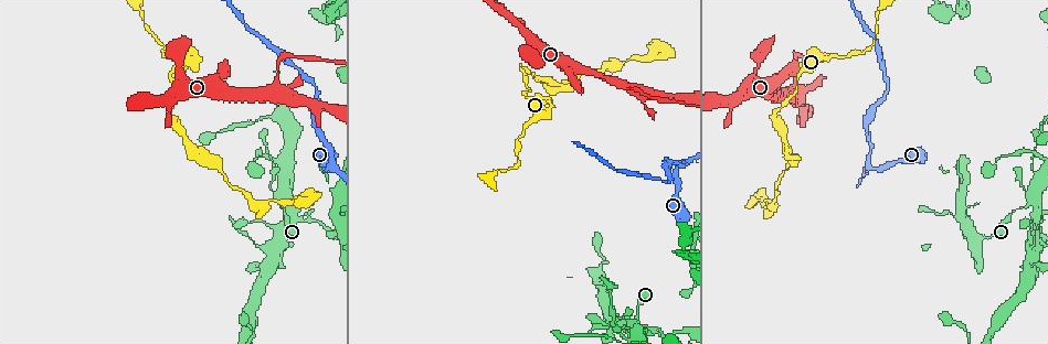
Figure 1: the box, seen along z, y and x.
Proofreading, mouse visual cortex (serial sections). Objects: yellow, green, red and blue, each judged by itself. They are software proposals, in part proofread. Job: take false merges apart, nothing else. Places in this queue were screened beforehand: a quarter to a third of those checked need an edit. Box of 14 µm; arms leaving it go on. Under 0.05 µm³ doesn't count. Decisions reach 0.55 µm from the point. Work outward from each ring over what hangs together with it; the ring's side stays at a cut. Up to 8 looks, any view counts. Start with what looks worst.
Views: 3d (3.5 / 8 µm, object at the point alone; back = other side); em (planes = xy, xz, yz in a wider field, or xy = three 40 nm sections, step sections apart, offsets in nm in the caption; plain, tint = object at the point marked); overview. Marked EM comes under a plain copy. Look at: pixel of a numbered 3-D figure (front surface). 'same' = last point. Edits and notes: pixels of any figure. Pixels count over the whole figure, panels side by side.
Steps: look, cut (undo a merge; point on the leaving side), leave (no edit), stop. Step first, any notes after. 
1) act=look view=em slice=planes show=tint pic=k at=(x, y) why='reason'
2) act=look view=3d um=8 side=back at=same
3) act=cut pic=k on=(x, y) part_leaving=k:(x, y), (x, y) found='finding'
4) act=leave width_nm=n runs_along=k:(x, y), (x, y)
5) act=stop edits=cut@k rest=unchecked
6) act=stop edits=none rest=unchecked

act=look view=3d um=8 pic=1 at=(278, 72) why='a narrow waist'

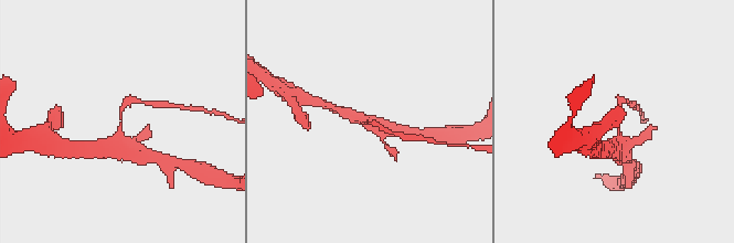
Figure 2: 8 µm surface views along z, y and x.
act=look view=3d um=3.5 pic=2 at=(366, 123) why='closer look'

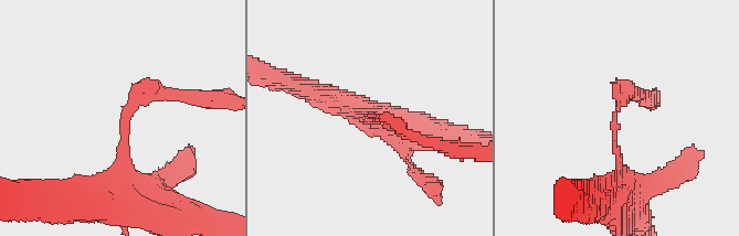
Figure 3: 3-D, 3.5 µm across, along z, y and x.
act=cut pic=3 on=(168, 95) part_leaving=3:(135, 108), (151, 92), (230, 102) found='two cells meet here'

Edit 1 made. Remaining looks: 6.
act=look view=overview why='see it whole again'

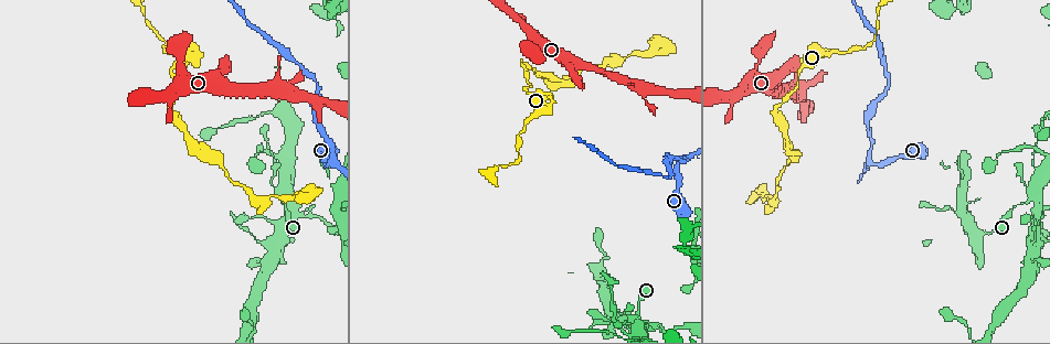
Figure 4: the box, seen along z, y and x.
act=look view=3d um=3.5 pic=4 at=(657, 322) why='abrupt turn'

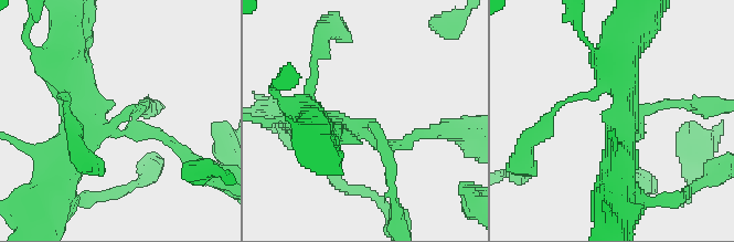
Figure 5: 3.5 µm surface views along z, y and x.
act=look view=em slice=xy step=3 show=tint pic=5 at=(368, 125) arms=3 arm_widths_nm=150,150,350 why='need the tissue'

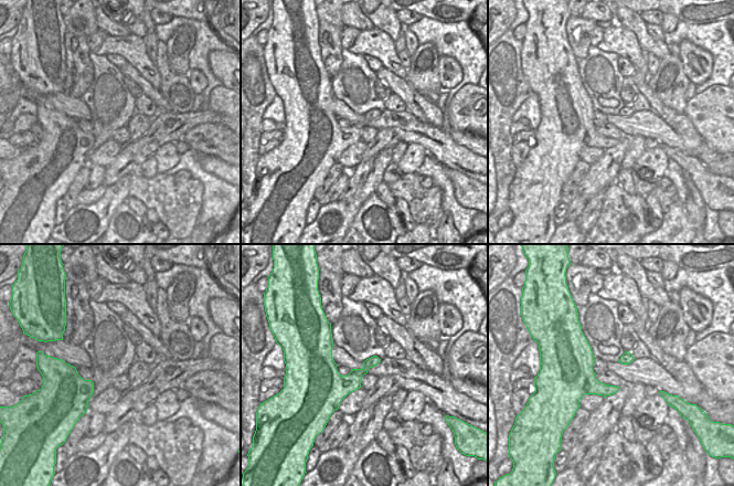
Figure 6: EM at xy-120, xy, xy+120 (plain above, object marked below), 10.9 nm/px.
act=leave runs_along=5:(323, 128), (368, 123), (394, 174) found='one cell here'

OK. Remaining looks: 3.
act=look view=3d um=3.5 pic=4 at=(777, 105) why='sharp bend'

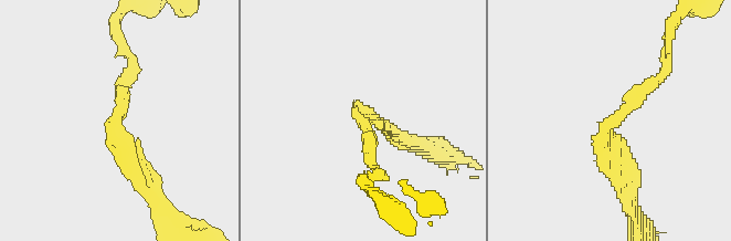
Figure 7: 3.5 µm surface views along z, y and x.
act=look view=em slice=xy step=5 show=tint pic=7 at=(108, 126) arm_widths_nm=150,200 why='need the tissue'

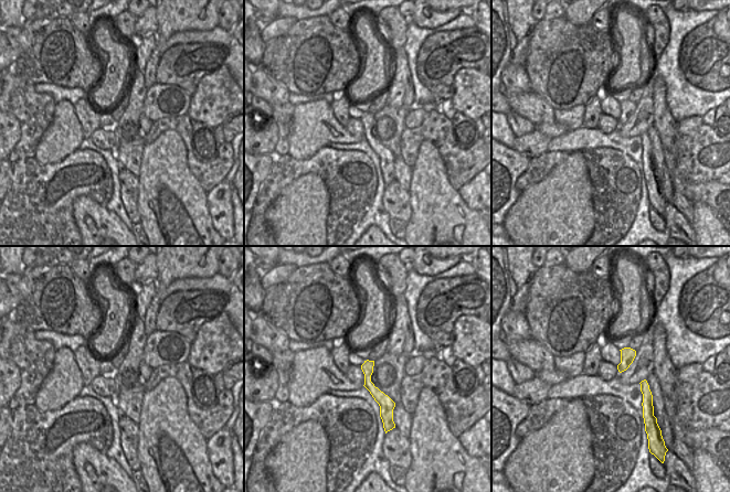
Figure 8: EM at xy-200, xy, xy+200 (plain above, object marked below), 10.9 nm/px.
act=look view=em slice=xy step=2 show=tint at=same

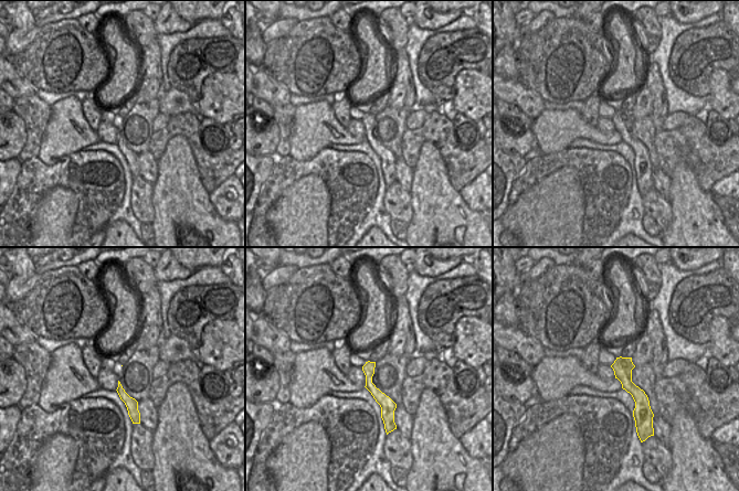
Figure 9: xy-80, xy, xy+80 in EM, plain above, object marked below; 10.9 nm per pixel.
act=leave runs_along=7:(657, 79), (606, 126), (621, 187) found='all the same cell'

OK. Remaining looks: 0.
act=stop edits=cut@3 rest=unchecked

